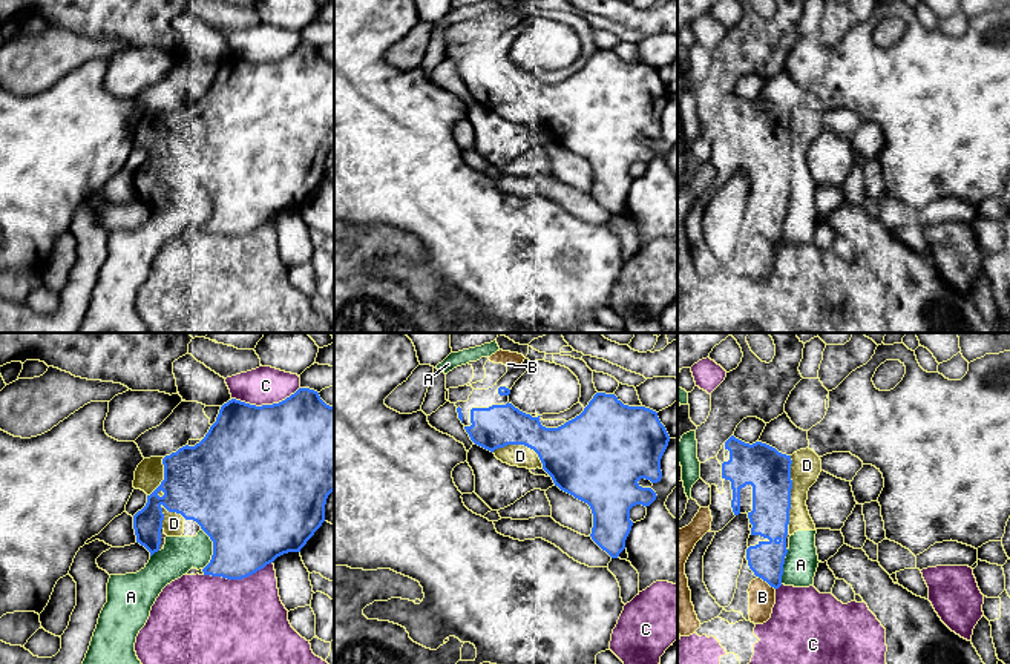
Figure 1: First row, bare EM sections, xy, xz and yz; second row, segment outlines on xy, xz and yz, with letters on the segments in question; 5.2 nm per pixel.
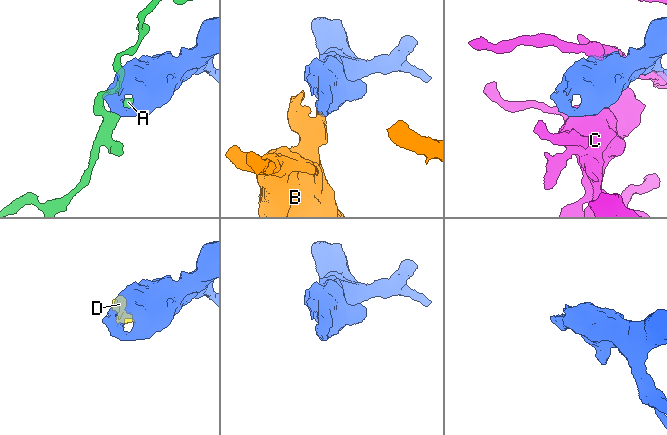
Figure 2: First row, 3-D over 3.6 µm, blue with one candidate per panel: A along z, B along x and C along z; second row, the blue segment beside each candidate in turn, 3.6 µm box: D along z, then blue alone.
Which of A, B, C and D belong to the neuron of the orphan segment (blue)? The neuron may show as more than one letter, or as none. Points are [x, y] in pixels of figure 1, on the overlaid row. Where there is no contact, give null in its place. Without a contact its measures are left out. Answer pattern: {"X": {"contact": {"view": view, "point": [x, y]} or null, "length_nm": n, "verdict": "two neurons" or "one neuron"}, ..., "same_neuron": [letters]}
{"A": {"contact": {"view": "xy", "point": [213, 549]}, "length_nm": 220, "verdict": "two neurons"}, "B": {"contact": {"view": "yz", "point": [767, 581]}, "length_nm": 120, "verdict": "one neuron"}, "C": {"contact": {"view": "xy", "point": [265, 405]}, "length_nm": 360, "verdict": "two neurons"}, "D": {"contact": {"view": "yz", "point": [790, 491]}, "length_nm": 360, "verdict": "two neurons"}, "same_neuron": ["B"]}

